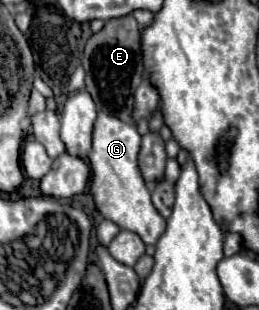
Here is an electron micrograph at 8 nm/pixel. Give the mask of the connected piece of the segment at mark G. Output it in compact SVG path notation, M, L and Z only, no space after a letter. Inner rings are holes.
M99 113L93 133L93 149L89 153L89 165L93 171L91 193L95 205L105 219L111 219L125 231L137 233L145 245L155 245L165 229L165 219L159 215L151 201L151 193L145 185L141 169L137 165L137 155L141 149L141 135L135 125L123 123L113 115Z

